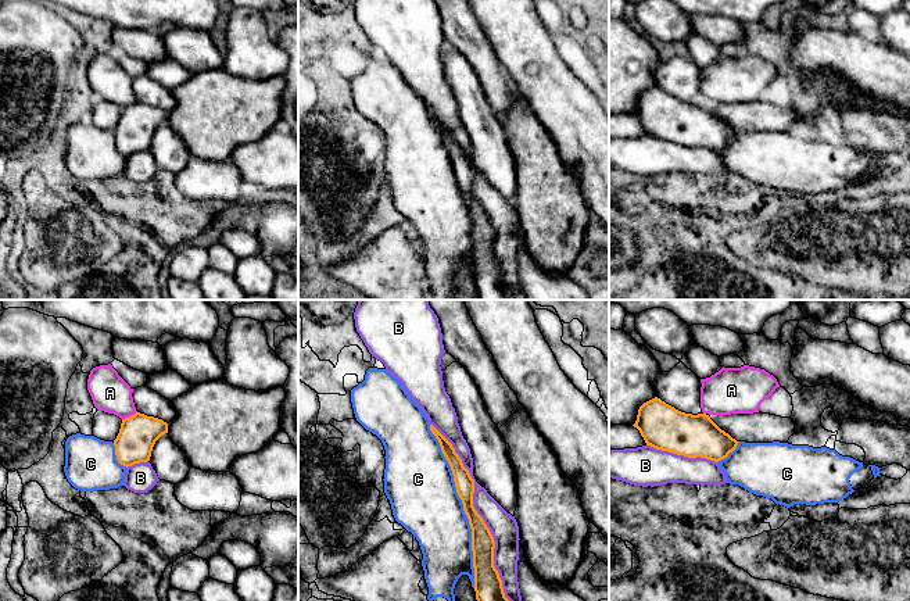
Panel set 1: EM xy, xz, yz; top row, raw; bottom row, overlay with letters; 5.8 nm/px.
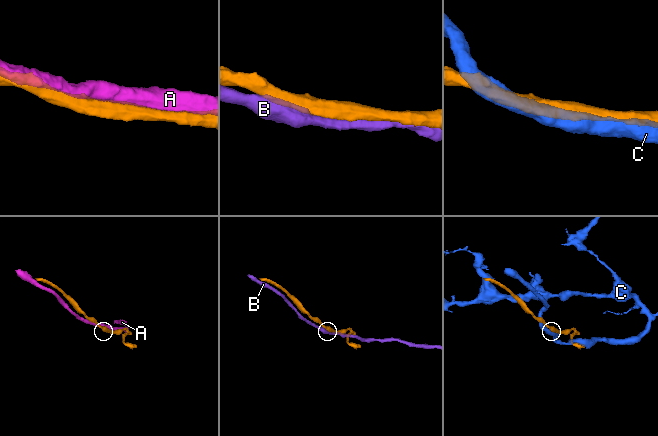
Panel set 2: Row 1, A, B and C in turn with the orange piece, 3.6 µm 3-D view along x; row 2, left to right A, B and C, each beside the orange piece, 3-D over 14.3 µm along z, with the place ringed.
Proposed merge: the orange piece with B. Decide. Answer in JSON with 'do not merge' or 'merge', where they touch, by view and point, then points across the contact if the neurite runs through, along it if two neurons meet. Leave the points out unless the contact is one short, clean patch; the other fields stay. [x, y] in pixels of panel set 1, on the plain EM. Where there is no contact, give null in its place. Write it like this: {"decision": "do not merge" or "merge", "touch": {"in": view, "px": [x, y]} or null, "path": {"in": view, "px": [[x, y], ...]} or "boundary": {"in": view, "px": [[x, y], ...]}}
{"decision": "do not merge", "touch": {"in": "xz", "px": [480, 206]}}

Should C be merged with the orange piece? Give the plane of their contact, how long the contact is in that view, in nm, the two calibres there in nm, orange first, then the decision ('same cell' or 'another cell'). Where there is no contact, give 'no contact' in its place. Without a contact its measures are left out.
meets orange in xz; contact 1000 nm long; 140 nm thick on the orange side, 380 nm on the other; same cell

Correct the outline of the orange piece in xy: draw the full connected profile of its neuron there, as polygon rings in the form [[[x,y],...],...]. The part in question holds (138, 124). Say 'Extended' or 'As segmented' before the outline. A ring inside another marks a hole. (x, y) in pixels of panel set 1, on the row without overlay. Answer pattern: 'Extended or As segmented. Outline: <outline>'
As segmented. Outline: [[[136,101],[122,108],[114,129],[118,151],[128,157],[150,150],[155,130],[165,122],[168,122],[168,112],[154,105]]]

